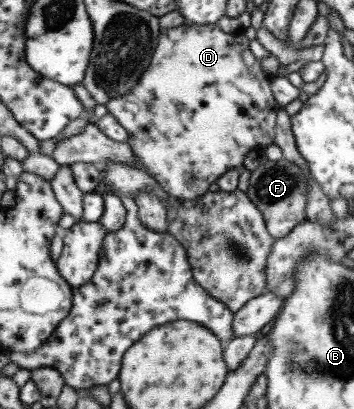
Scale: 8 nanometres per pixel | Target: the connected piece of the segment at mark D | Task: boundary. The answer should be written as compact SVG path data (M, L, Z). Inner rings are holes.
M187 23L180 27L171 29L162 29L159 45L155 50L151 60L150 68L141 76L141 79L135 84L135 87L126 93L123 97L119 96L106 103L108 113L112 113L119 123L123 124L125 129L130 133L130 139L127 141L134 149L134 152L141 158L147 172L152 173L153 178L157 179L160 186L167 193L180 200L196 200L198 197L204 196L209 192L209 185L217 183L221 177L228 172L232 172L233 168L243 168L243 161L247 157L249 151L261 152L265 147L269 147L271 143L275 143L275 125L277 125L277 113L281 109L280 103L274 94L273 85L271 85L271 77L265 73L263 75L263 67L261 61L251 53L249 42L252 38L251 33L226 33L218 23L199 25ZM195 115L203 115L209 117L211 123L195 123L193 117Z

